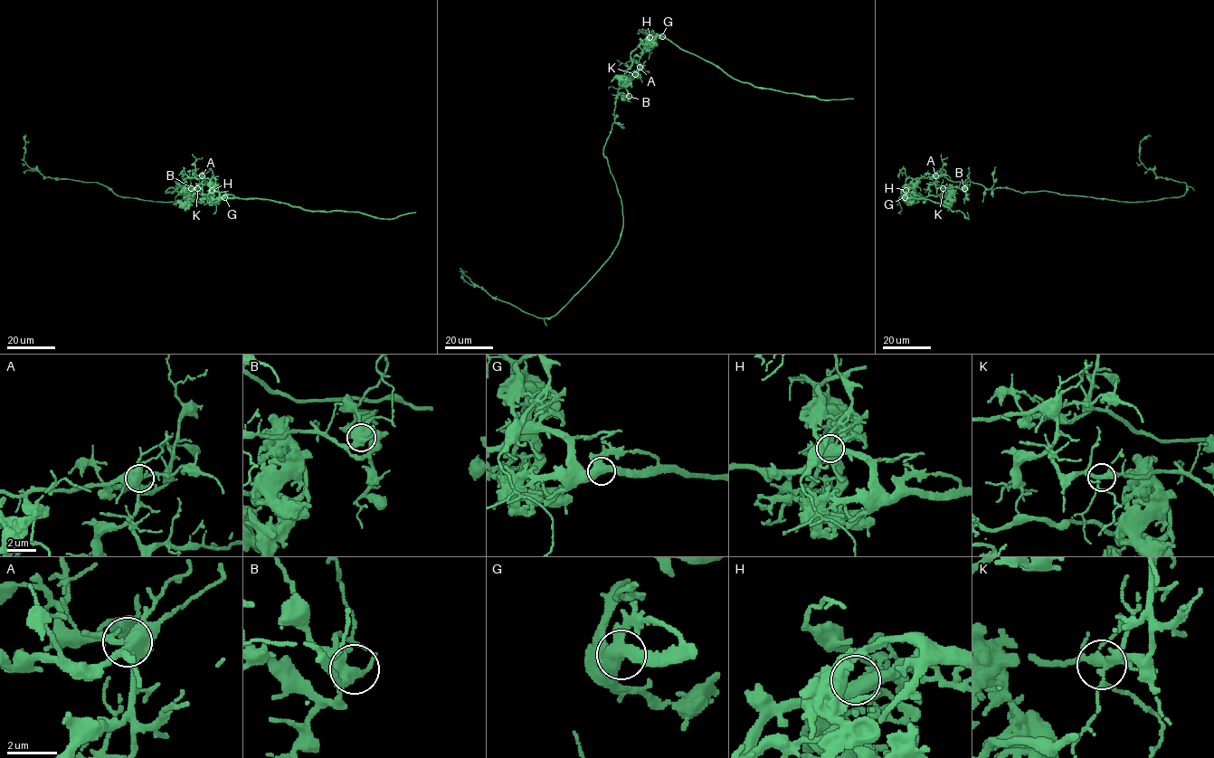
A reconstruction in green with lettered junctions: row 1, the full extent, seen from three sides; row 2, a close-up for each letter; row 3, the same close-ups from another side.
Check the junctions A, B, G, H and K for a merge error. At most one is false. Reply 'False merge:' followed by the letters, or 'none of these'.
False merge: H

